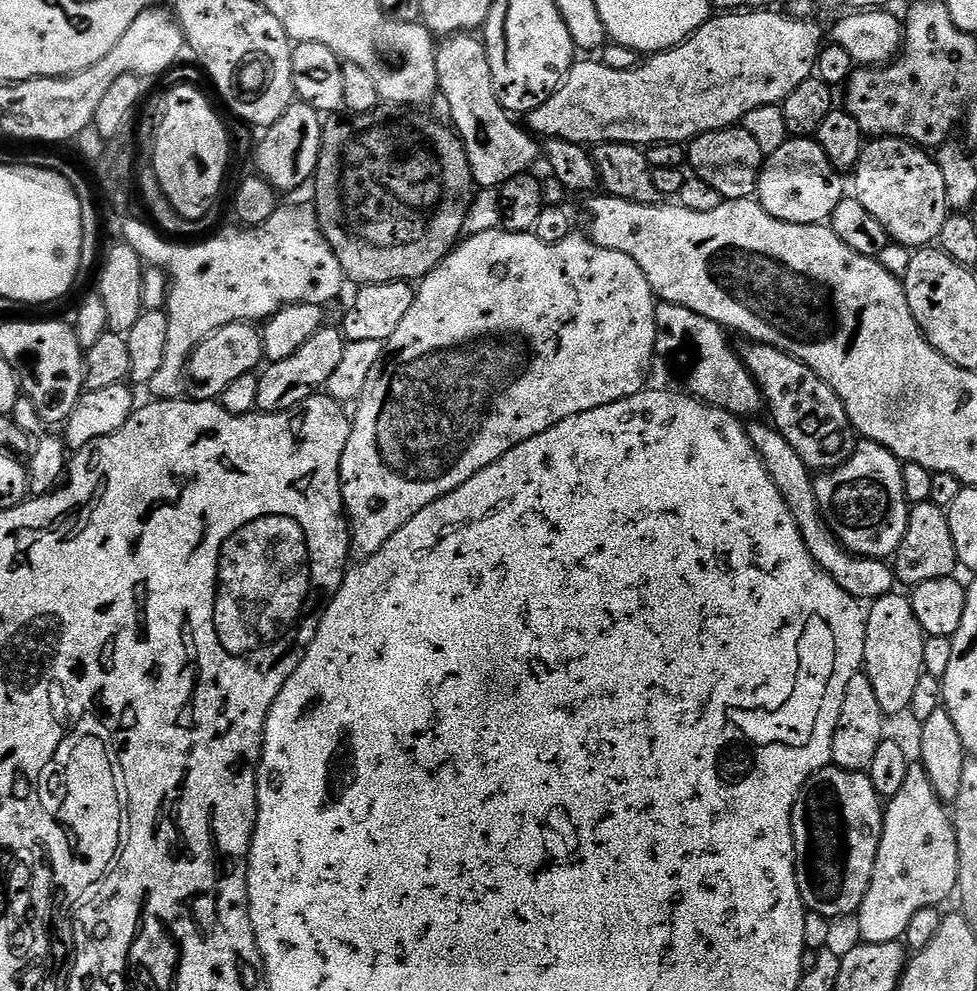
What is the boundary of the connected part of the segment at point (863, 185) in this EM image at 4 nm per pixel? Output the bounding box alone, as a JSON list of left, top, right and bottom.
[855,136,950,250]

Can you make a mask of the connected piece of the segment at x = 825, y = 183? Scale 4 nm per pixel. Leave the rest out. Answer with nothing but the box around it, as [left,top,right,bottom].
[755,138,846,224]

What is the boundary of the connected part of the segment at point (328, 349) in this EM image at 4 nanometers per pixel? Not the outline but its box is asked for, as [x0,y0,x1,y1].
[257,326,346,412]

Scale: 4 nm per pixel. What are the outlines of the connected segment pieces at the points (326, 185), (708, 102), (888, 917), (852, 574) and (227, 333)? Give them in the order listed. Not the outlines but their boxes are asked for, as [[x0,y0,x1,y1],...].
[[314,106,478,286],[526,10,826,146],[858,763,959,944],[747,422,898,602],[186,323,264,401]]

